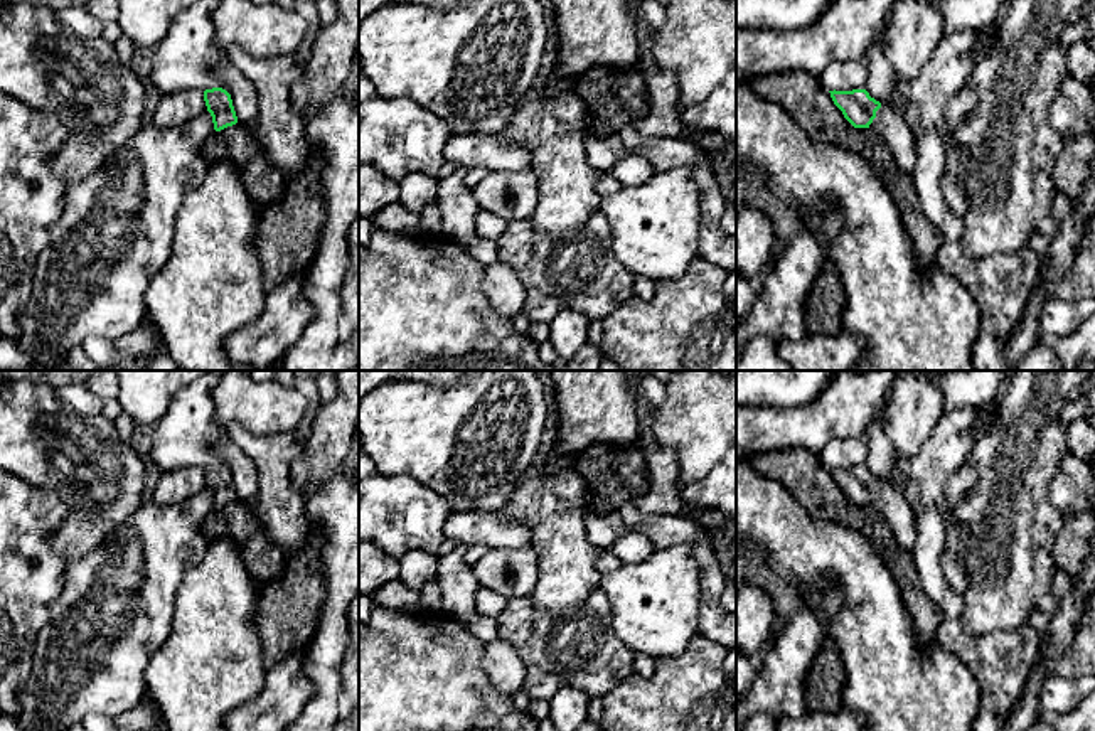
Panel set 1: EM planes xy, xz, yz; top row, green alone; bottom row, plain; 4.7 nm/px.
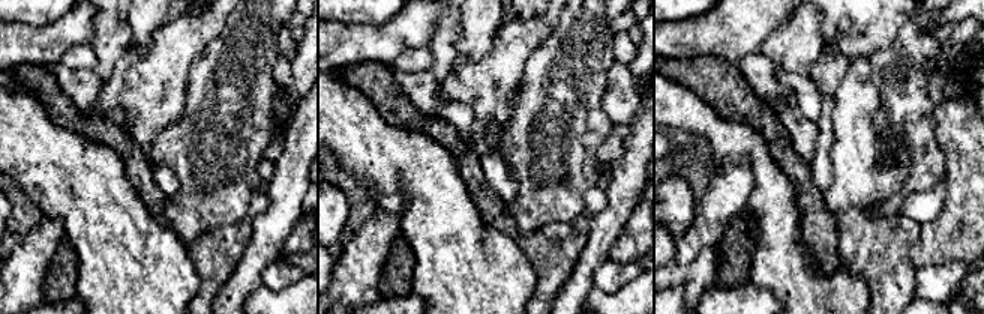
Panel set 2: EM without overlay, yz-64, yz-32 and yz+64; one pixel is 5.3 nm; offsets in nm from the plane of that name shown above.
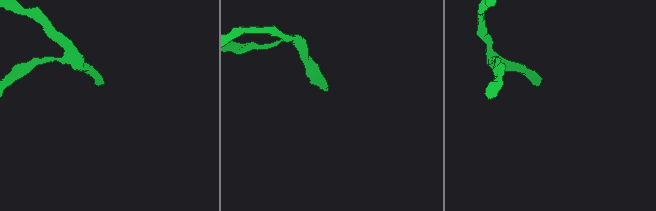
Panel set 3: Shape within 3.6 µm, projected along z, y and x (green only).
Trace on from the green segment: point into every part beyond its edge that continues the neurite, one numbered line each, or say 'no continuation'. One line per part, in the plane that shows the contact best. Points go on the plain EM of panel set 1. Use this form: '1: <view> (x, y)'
1: yz (888, 502)

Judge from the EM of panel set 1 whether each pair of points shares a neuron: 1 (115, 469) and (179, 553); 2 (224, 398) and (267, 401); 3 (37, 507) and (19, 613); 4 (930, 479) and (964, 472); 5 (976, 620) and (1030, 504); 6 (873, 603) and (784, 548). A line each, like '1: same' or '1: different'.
1: different
2: same
3: same
4: different
5: same
6: same

